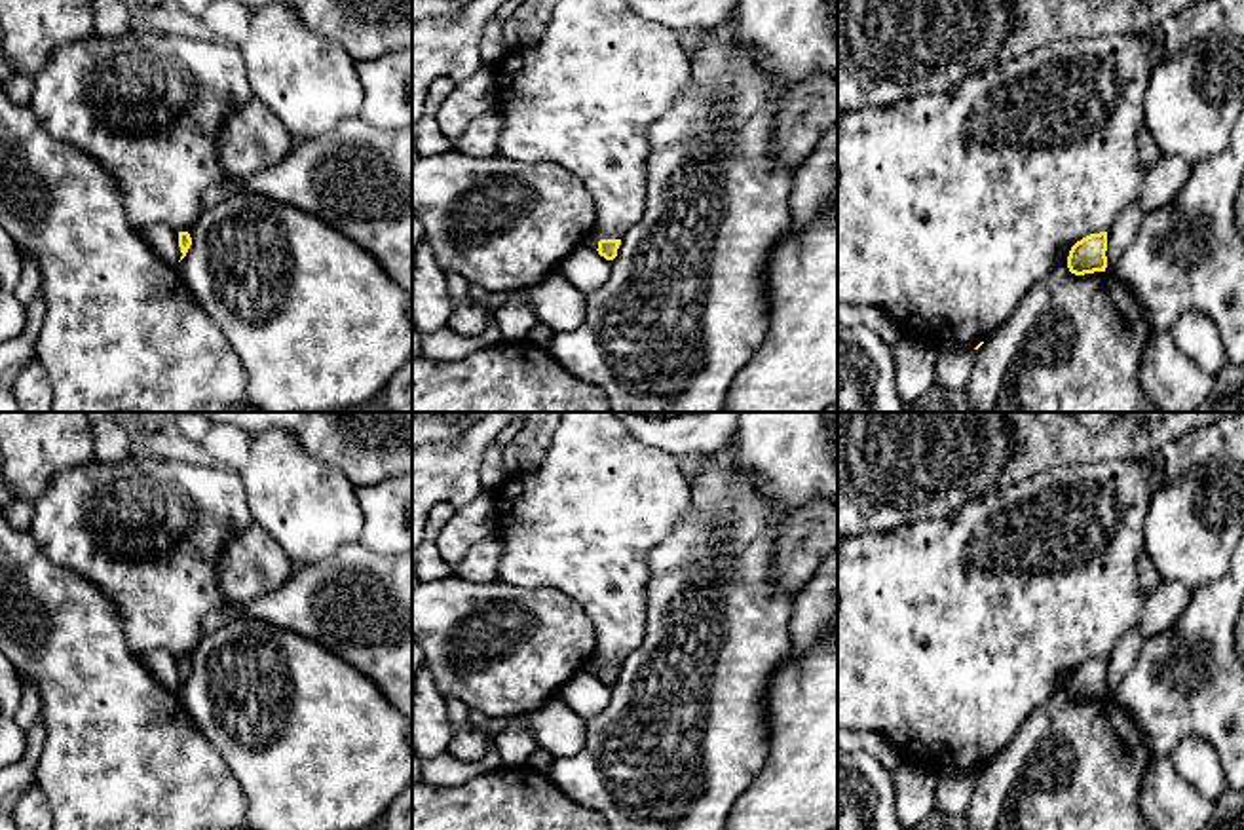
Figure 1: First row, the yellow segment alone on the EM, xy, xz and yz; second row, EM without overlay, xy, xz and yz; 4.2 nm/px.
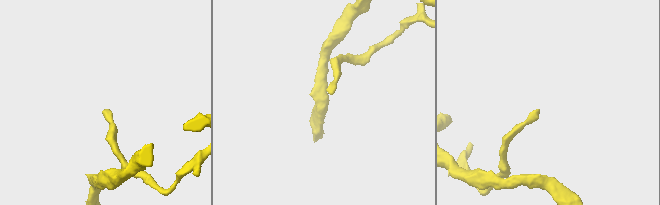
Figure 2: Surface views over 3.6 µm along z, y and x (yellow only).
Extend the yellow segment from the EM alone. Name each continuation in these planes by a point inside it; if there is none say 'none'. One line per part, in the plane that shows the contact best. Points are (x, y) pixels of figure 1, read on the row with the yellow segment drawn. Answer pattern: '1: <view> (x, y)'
none

